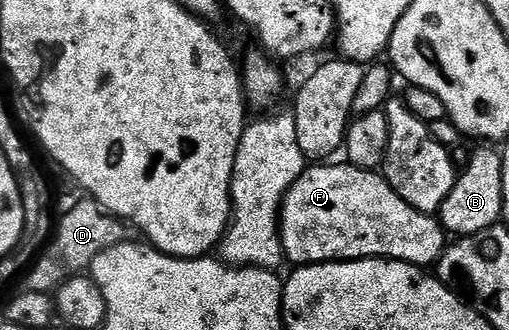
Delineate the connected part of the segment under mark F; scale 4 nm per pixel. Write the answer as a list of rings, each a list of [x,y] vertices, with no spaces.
[[[314,164],[307,168],[296,180],[296,184],[292,184],[292,188],[287,192],[286,198],[282,202],[280,229],[282,231],[284,258],[287,263],[294,262],[293,265],[295,267],[300,267],[315,266],[318,262],[341,262],[355,258],[394,258],[397,262],[407,262],[413,266],[430,268],[441,259],[442,253],[446,251],[448,245],[448,235],[446,231],[443,230],[441,221],[439,221],[435,215],[425,214],[416,208],[412,208],[412,204],[408,204],[404,201],[404,199],[386,183],[386,179],[381,173],[372,170],[361,170],[349,164],[341,164],[342,166],[330,165],[334,164]]]

